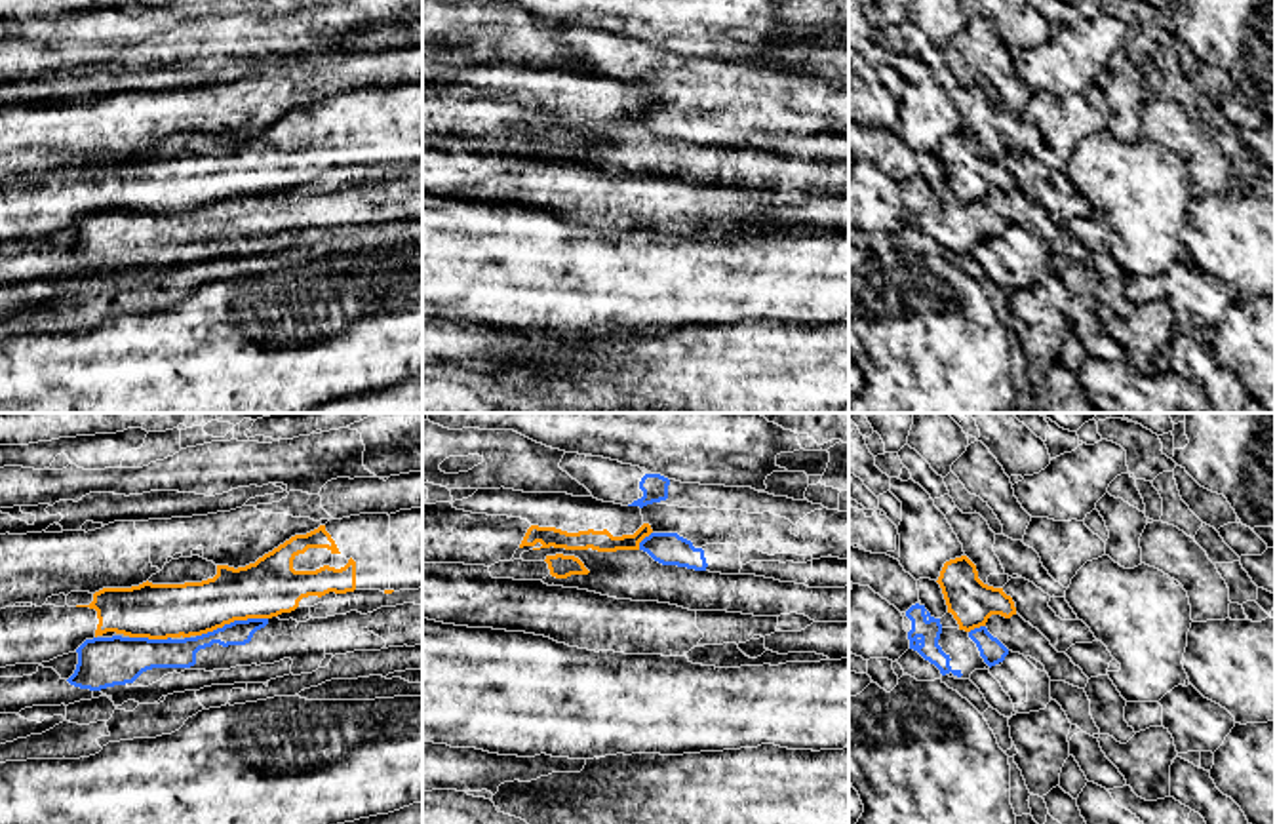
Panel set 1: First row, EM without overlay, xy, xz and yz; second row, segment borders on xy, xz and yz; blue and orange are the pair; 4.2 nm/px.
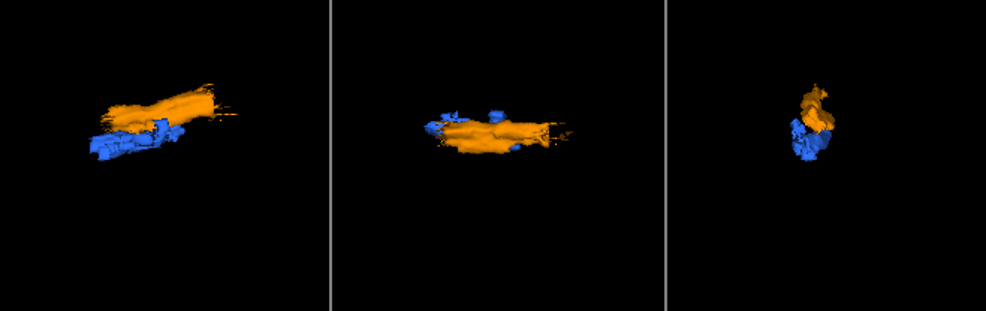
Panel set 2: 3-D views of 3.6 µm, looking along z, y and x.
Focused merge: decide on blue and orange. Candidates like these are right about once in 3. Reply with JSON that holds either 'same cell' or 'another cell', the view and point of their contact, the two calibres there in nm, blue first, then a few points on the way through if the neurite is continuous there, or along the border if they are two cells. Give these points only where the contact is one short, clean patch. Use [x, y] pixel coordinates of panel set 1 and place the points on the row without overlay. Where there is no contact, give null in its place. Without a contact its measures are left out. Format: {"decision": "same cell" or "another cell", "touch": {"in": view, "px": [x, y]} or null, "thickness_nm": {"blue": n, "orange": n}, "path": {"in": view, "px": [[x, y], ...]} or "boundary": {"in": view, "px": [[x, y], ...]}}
{"decision": "another cell", "touch": {"in": "xy", "px": [231, 196]}, "thickness_nm": {"blue": 130, "orange": 240}}

